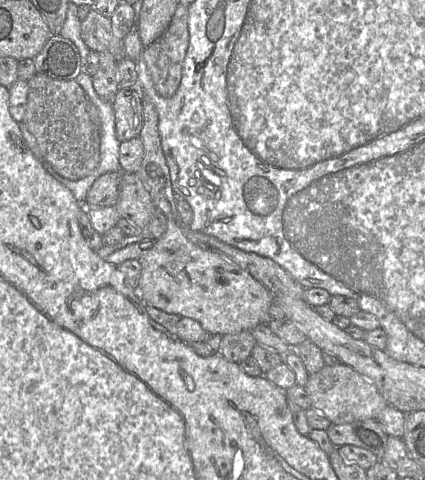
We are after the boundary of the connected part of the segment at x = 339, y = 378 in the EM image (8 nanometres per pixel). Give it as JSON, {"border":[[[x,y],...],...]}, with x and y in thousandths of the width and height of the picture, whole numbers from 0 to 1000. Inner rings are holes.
{"border":[[[805,756],[786,763],[765,760],[727,783],[715,808],[732,831],[734,850],[760,863],[781,883],[887,873],[889,863],[913,844],[873,794]]]}

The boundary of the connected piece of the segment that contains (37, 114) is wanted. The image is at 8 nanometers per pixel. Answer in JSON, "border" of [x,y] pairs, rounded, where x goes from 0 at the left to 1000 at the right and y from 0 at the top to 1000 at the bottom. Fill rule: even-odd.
{"border":[[[89,150],[66,169],[66,196],[56,254],[78,279],[99,325],[144,367],[165,375],[186,375],[221,360],[235,333],[235,285],[231,265],[214,252],[205,233],[207,202],[176,167],[136,167]]]}

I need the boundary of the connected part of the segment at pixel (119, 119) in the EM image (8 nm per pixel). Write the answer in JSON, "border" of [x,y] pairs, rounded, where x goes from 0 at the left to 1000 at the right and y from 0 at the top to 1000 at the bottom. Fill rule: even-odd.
{"border":[[[325,179],[282,181],[264,206],[271,279],[282,296],[329,281],[339,258],[334,194]]]}

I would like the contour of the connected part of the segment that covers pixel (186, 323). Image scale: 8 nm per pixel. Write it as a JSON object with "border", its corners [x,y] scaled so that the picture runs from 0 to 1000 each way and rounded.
{"border":[[[344,638],[353,663],[438,715],[480,713],[492,698],[456,665],[398,654],[360,638]]]}

